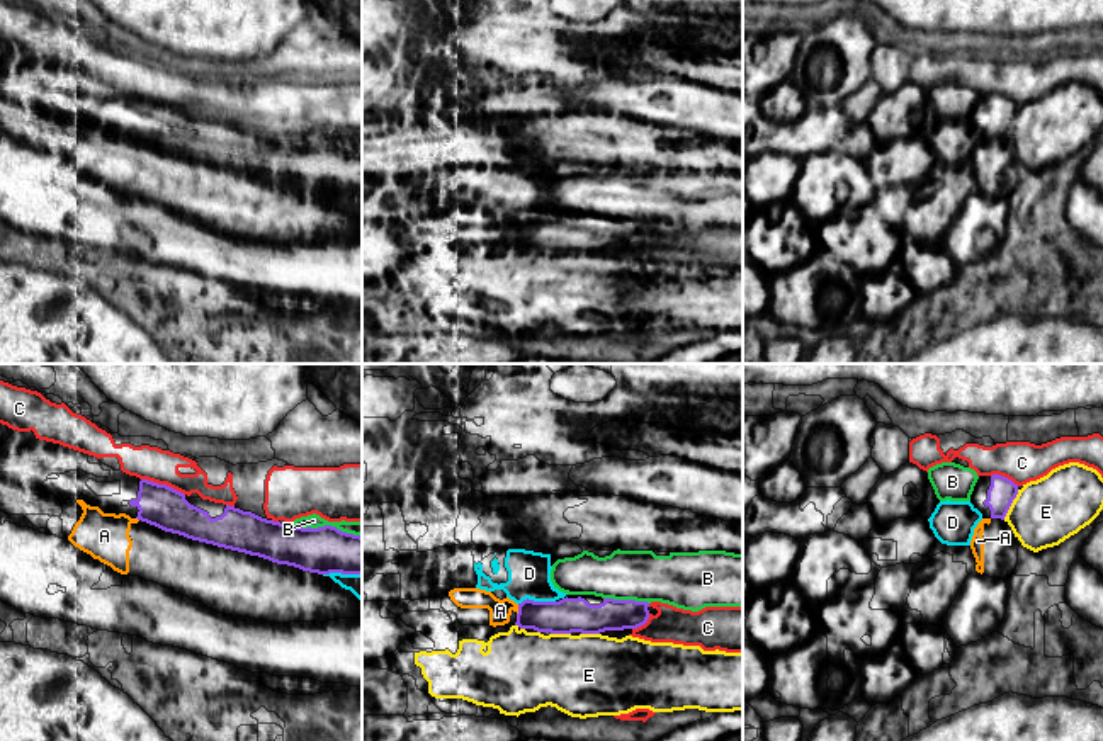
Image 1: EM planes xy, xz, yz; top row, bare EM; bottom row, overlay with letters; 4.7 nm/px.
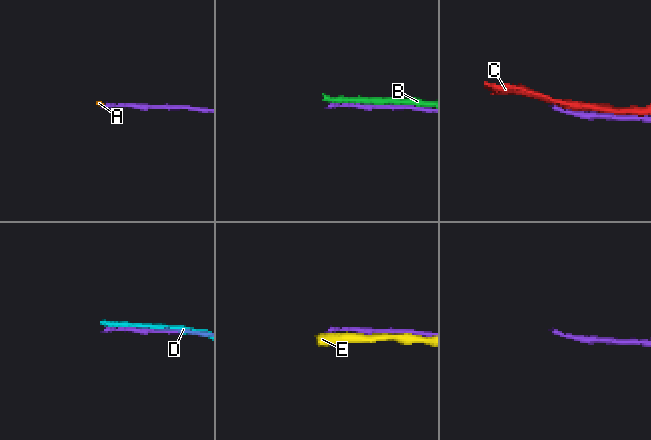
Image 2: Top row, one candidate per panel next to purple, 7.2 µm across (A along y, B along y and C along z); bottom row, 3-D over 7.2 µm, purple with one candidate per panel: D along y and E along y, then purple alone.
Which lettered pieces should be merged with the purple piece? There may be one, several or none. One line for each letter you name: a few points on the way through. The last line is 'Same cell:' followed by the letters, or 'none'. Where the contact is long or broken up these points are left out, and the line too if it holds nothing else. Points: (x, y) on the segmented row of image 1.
Same cell: none

